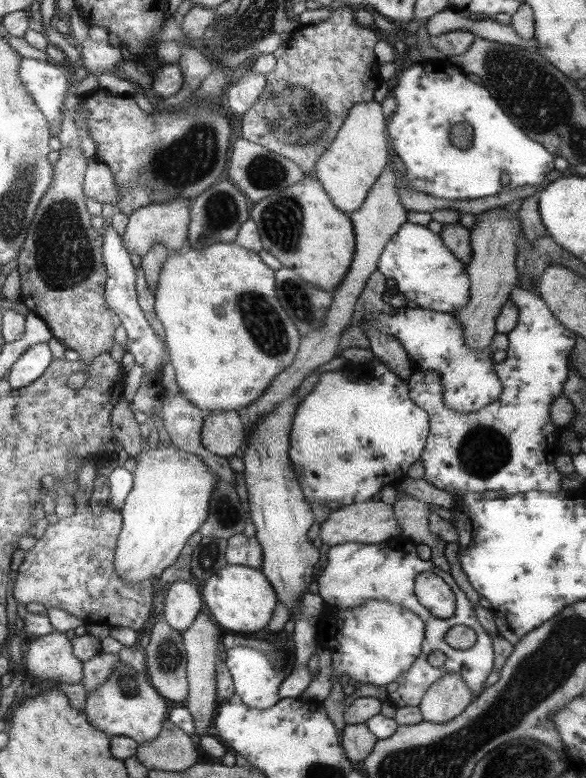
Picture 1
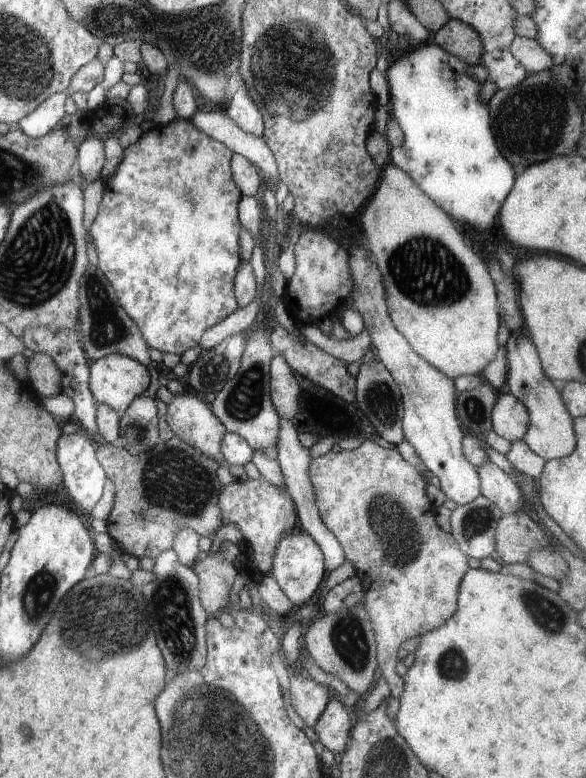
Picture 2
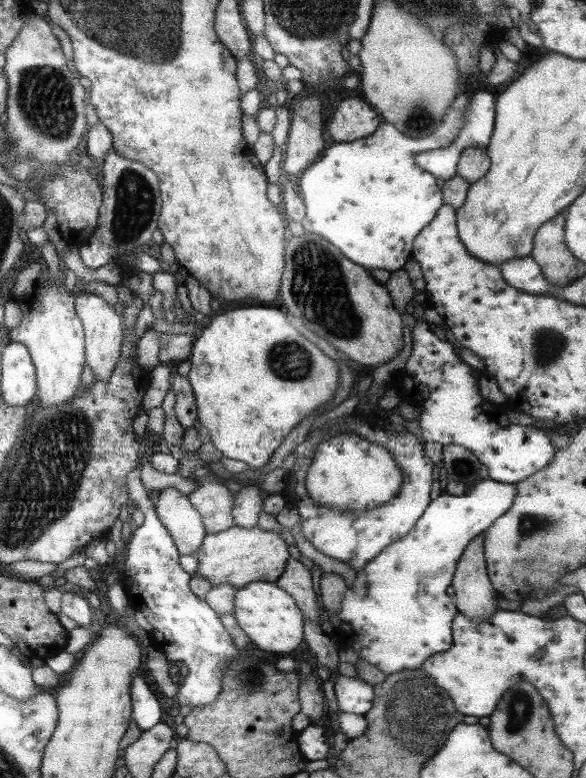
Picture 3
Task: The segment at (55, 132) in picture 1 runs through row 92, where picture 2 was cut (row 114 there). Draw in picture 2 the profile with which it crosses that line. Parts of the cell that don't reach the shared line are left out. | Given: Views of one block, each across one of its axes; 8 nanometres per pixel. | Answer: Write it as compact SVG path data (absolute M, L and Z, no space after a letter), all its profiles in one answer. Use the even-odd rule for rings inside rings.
M68 91L55 93L42 102L33 113L22 118L15 127L23 129L26 135L36 139L47 136L55 126L59 126L59 122L66 123L69 116L65 110L65 102L69 97Z

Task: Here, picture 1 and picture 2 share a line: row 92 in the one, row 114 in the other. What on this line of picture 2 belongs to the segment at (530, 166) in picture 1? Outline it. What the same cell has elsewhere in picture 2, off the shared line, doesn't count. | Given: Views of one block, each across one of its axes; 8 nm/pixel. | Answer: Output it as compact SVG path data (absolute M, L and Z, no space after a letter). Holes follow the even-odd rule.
M431 39L408 49L406 55L399 53L385 74L388 101L392 106L390 114L397 120L404 139L400 146L389 147L388 158L389 162L414 178L414 183L451 219L486 233L514 186L516 172L511 162L499 154L491 128L487 128L487 106L479 100L482 84L465 73L468 66Z

